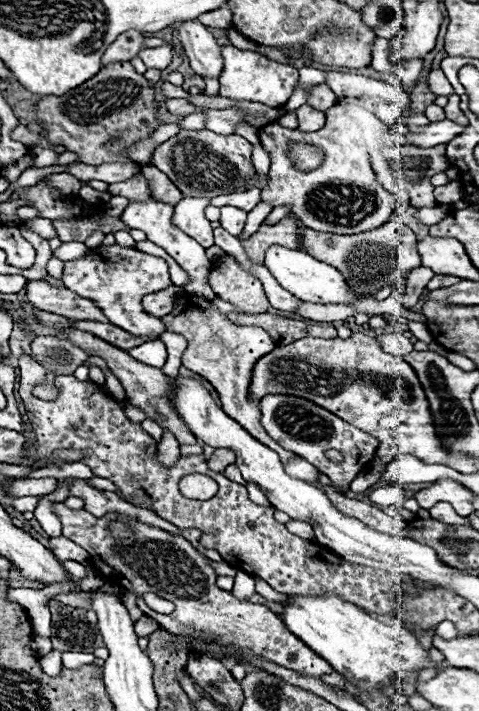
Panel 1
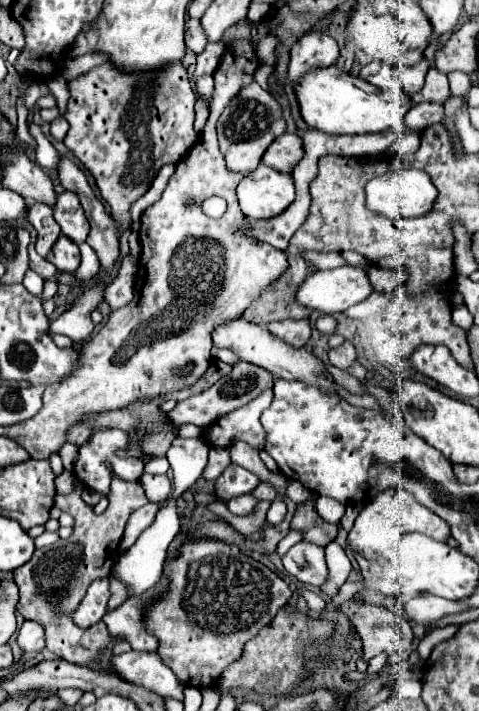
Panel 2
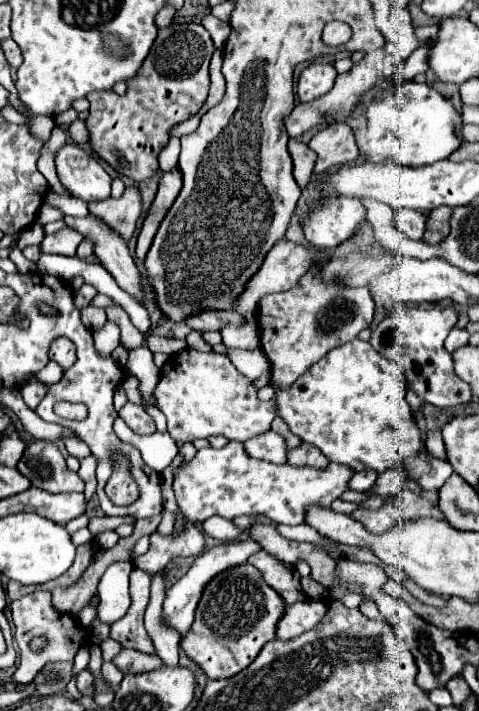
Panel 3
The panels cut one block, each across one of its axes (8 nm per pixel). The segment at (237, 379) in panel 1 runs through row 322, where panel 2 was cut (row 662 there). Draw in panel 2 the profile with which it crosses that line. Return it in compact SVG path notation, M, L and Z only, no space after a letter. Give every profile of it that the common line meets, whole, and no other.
M216 540L182 544L178 558L166 566L166 574L170 576L170 592L164 594L162 600L154 604L154 608L148 608L146 630L158 638L158 654L162 656L164 664L174 670L184 686L194 688L212 688L220 680L222 672L242 656L244 644L254 638L260 628L268 626L276 612L292 596L288 584L270 568L264 568L262 562L242 554L242 550L236 546Z

